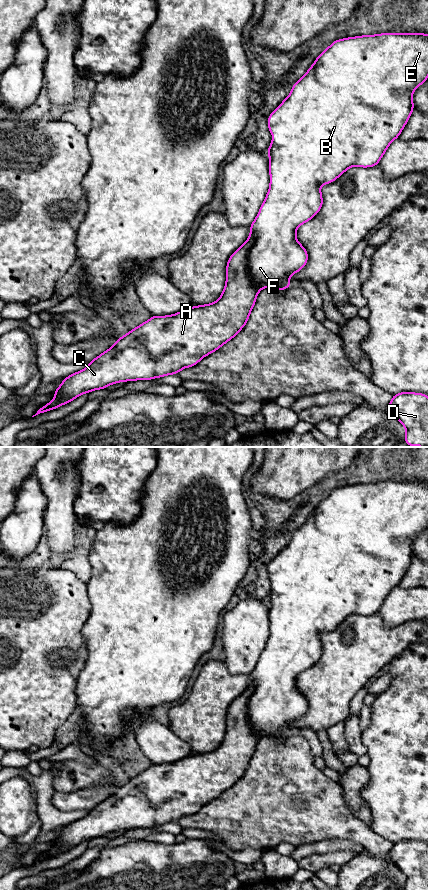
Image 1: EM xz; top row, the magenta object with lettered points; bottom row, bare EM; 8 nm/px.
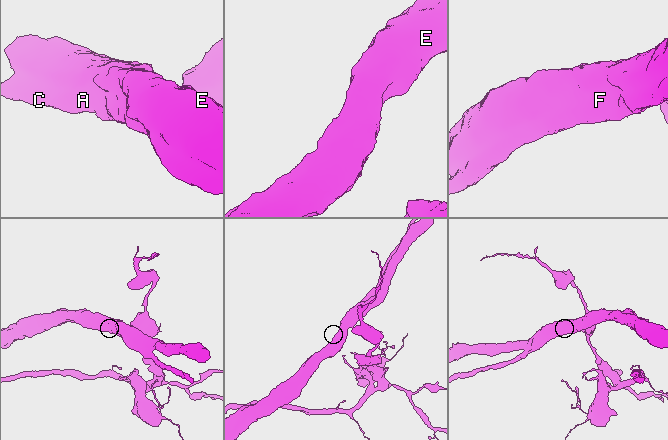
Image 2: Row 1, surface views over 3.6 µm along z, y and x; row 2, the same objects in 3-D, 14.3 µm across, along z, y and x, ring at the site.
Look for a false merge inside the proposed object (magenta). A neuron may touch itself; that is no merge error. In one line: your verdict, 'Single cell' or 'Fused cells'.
Single cell

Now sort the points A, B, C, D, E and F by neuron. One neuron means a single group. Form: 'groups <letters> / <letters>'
groups A B C D E F

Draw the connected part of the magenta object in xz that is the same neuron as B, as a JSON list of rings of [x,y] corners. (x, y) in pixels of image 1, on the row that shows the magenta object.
[[[383,33],[334,41],[293,85],[289,96],[269,115],[268,128],[273,135],[267,151],[270,187],[250,226],[250,237],[227,262],[226,285],[220,298],[214,303],[193,306],[173,315],[152,316],[119,338],[85,369],[65,377],[54,392],[55,399],[41,407],[32,417],[69,403],[81,394],[105,389],[114,383],[178,374],[180,370],[196,365],[237,335],[247,323],[259,291],[266,287],[276,290],[289,288],[289,277],[306,265],[308,254],[297,241],[296,230],[321,210],[323,199],[320,186],[332,183],[350,167],[378,165],[412,114],[414,90],[427,78],[428,35],[424,33]]]

